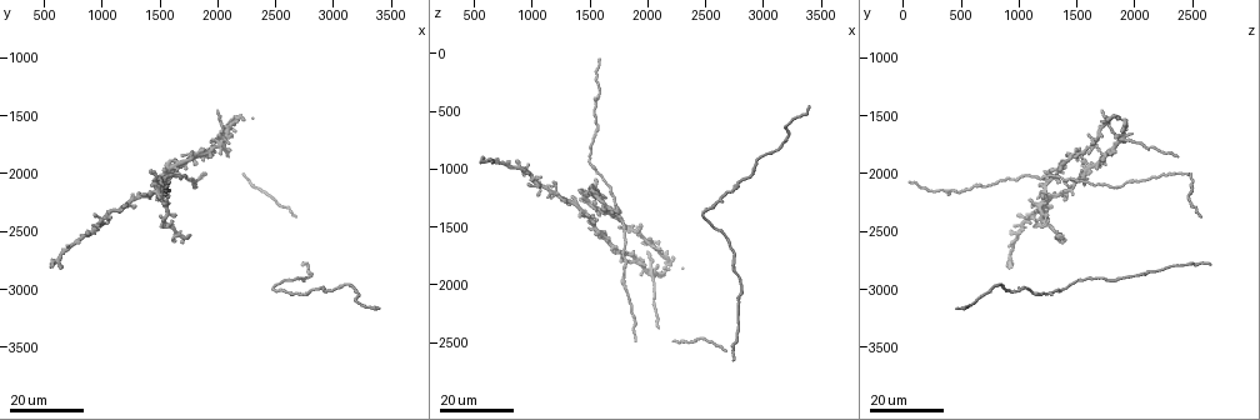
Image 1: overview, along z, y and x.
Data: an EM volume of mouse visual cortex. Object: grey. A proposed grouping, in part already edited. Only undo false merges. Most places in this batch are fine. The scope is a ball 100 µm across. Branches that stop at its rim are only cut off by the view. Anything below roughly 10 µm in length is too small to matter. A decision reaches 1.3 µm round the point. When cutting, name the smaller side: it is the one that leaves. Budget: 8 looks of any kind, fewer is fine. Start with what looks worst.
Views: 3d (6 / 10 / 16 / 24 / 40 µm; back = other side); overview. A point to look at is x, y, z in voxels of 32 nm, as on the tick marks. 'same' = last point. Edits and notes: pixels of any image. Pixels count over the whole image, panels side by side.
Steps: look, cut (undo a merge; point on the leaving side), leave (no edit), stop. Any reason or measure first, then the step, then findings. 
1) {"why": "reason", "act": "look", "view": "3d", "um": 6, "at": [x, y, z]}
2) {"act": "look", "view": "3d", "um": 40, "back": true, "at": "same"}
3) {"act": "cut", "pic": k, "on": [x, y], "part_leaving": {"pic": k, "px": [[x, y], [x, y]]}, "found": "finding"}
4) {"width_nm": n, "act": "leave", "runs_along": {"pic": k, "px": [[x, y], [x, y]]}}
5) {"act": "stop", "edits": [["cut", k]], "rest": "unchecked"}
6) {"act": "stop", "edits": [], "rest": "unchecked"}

{"why": "four or more arms meet", "act": "look", "view": "3d", "um": 16, "at": [2020, 1680, 1880]}

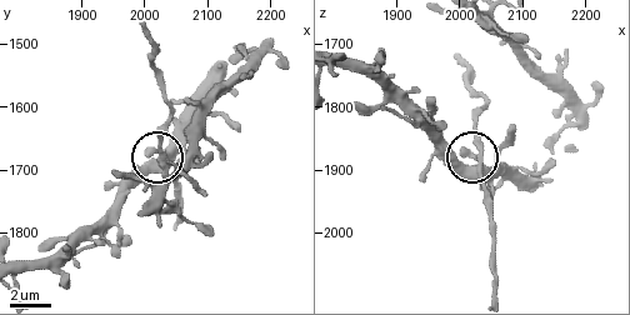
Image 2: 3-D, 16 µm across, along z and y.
{"act": "look", "view": "3d", "um": 10, "at": [2020, 1685, 1895]}

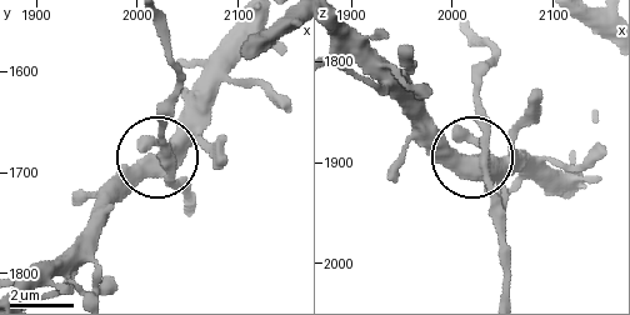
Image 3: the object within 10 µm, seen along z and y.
{"act": "leave", "runs_along": {"pic": 3, "px": [[510, 293], [510, 253], [494, 220], [491, 180], [424, 119]]}, "found": "continuous, no second cell"}

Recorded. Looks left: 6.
{"why": "thick turns thin", "act": "look", "view": "3d", "um": 24, "at": [1700, 2060, 1180]}

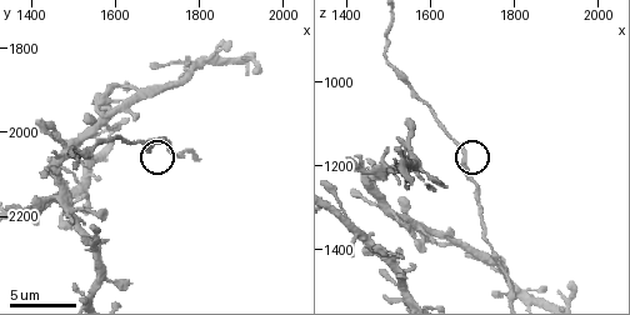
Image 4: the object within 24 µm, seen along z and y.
{"act": "look", "view": "3d", "um": 10, "at": [1680, 2045, 1175]}

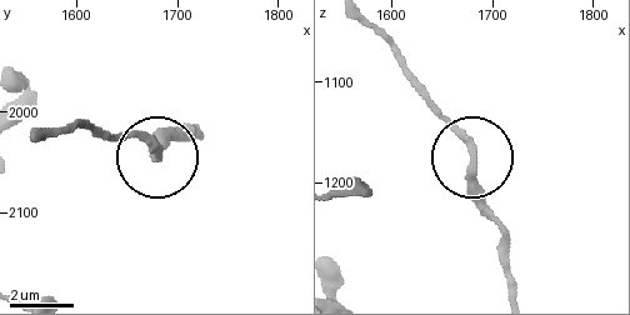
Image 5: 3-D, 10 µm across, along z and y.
{"act": "leave", "found": "one cell here"}

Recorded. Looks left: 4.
{"why": "three arms meet", "act": "look", "view": "3d", "um": 6, "at": [1655, 1900, 1380]}

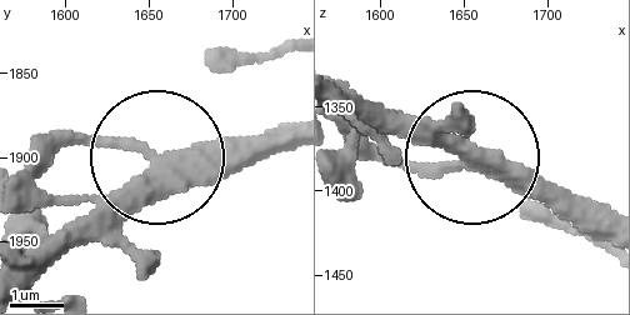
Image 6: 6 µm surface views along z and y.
{"side_arm_um": 31, "act": "leave", "runs_along": {"pic": 6, "px": [[598, 236], [360, 111]]}, "found": "continuous, no second cell"}

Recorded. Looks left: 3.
{"why": "thick turns thin", "act": "look", "view": "3d", "um": 16, "at": [3000, 2980, 860]}

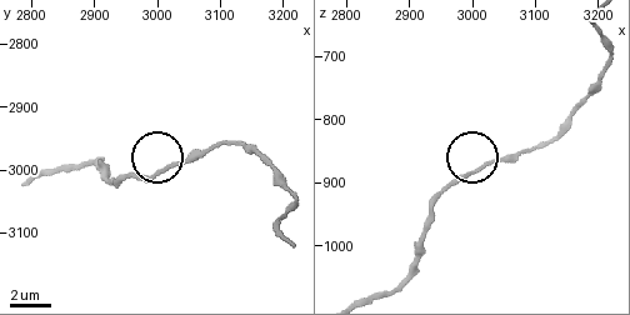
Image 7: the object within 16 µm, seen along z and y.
{"act": "look", "view": "3d", "um": 6, "at": [3025, 2990, 870]}

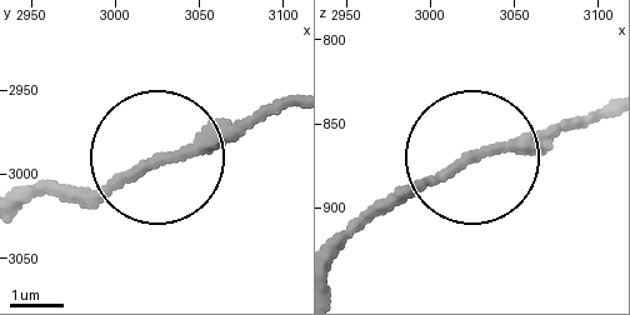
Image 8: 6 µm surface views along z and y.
{"act": "leave", "runs_along": {"pic": 8, "px": [[339, 251], [420, 189], [576, 130]]}, "found": "all the same cell"}

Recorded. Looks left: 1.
{"act": "stop", "edits": [], "rest": "unchecked"}

